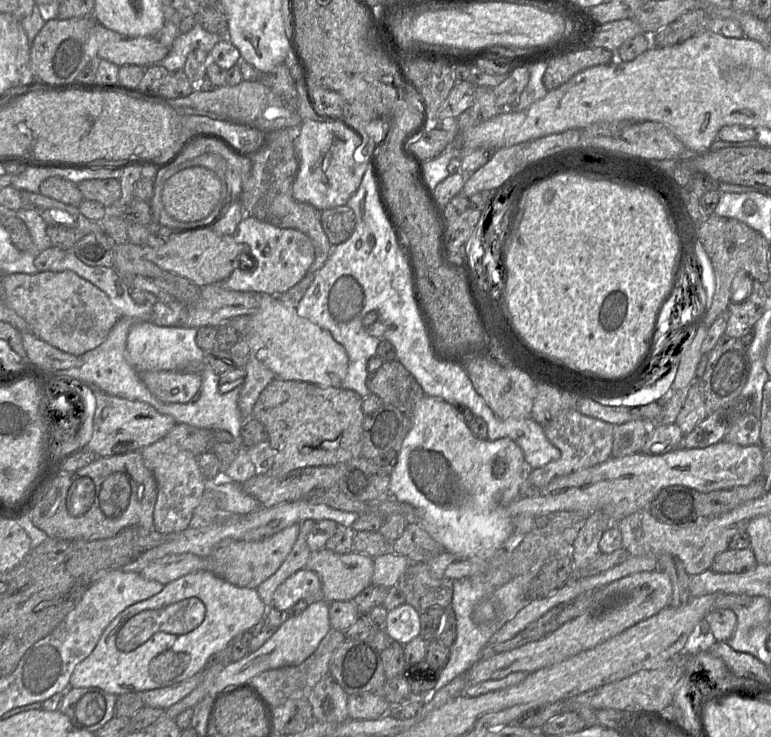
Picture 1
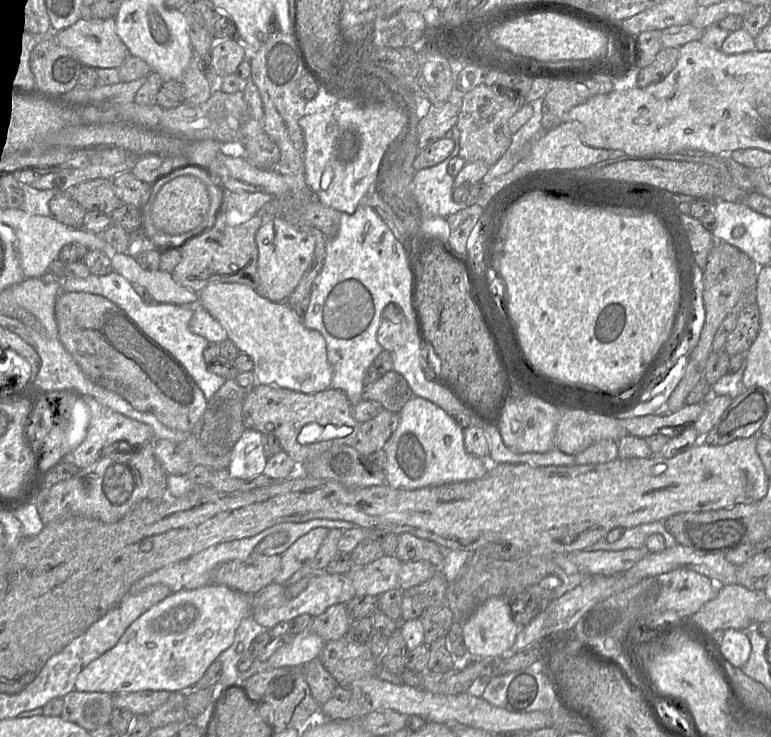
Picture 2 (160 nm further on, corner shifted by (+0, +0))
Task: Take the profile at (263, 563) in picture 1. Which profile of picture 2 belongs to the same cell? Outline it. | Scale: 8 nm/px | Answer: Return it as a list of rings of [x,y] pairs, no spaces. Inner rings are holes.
[[[317,528],[298,538],[283,554],[281,569],[274,582],[285,585],[286,581],[308,560],[315,557],[326,539],[329,529]]]

